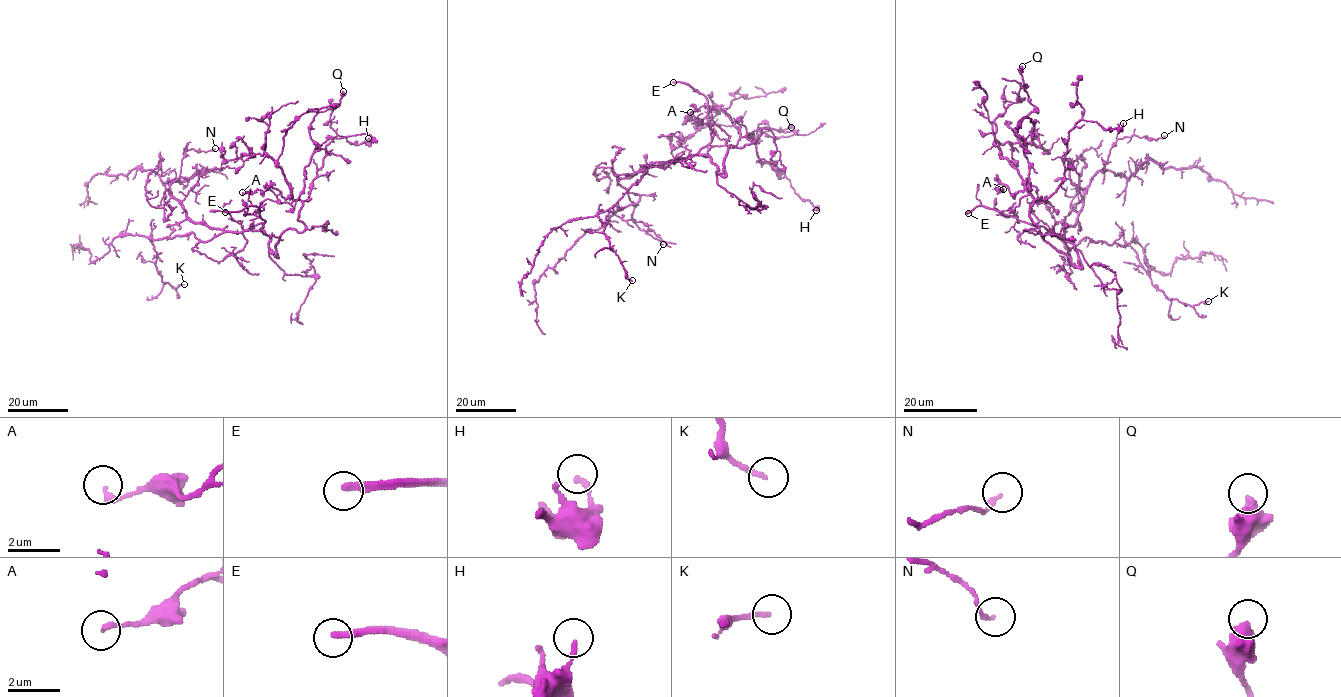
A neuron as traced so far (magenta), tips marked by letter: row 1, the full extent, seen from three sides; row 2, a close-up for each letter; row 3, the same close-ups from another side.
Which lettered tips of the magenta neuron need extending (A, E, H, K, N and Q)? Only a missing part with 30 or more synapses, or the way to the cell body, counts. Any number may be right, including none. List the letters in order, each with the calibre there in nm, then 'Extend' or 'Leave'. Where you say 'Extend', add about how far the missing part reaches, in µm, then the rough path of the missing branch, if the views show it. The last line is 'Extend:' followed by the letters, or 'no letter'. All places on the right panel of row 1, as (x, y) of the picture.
A: Thickness 190 nm. Leave
E: Thickness 240 nm. Extend. Missing length about 40 µm. Course of what is missing: (968, 213), (974, 246), (954, 265), (949, 264), (951, 255)
H: Thickness 180 nm. Leave
K: Thickness 170 nm. Leave
N: Thickness 170 nm. Leave
Q: Thickness 480 nm. Leave
Extend: E

